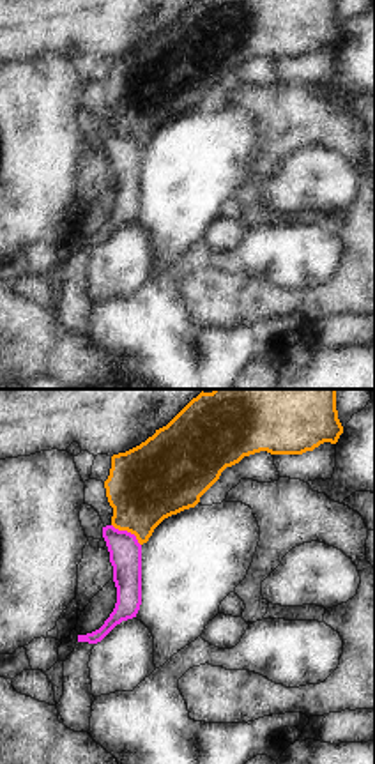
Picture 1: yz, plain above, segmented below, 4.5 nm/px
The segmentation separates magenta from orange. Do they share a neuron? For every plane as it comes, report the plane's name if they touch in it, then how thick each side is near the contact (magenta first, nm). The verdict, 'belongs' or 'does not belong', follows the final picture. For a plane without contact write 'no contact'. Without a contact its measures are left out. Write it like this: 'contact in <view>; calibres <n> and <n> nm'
contact in yz; calibres 140 and 360 nm

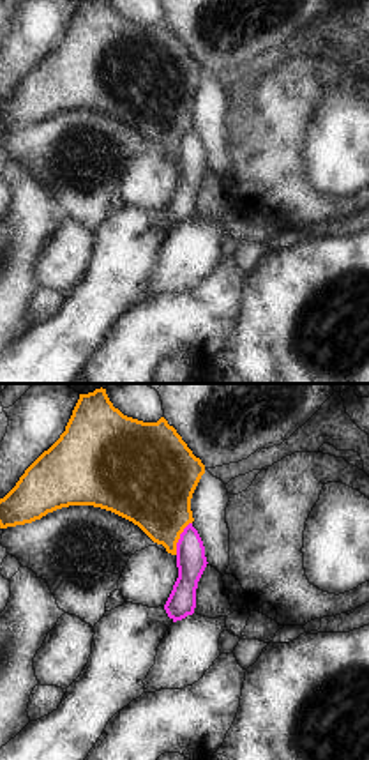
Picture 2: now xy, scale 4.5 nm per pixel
contact in xy; calibres 140 and 340 nm

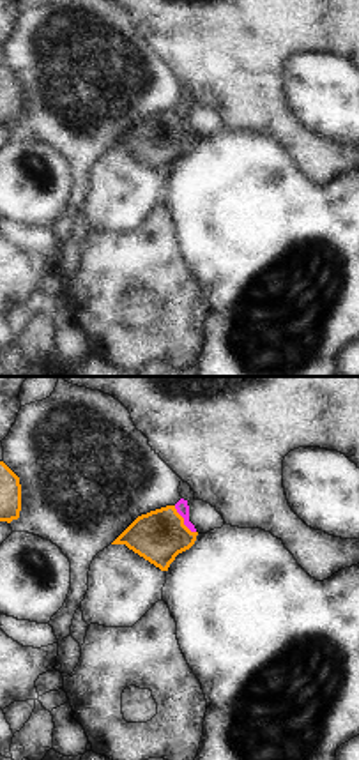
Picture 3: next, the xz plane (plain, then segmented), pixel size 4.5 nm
contact in xz; calibres 60 and 240 nm

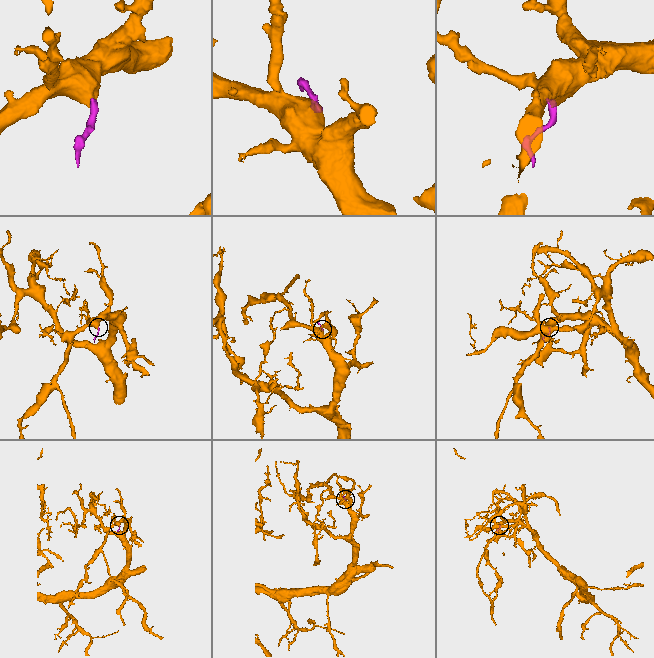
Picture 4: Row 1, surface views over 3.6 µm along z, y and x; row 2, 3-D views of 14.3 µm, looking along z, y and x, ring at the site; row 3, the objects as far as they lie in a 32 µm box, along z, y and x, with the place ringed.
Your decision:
does not belong

